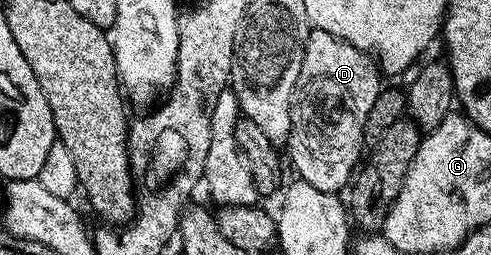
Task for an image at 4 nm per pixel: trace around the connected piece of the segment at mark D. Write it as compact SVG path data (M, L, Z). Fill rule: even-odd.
M310 29L309 38L305 41L303 66L299 68L299 80L295 80L291 104L291 132L287 143L288 165L290 162L297 169L296 177L300 181L328 194L337 194L350 185L363 158L367 112L371 112L371 107L375 105L375 100L383 88L381 78L383 79L382 71L372 54L366 54L364 50L347 44L341 38L331 36L331 32Z

